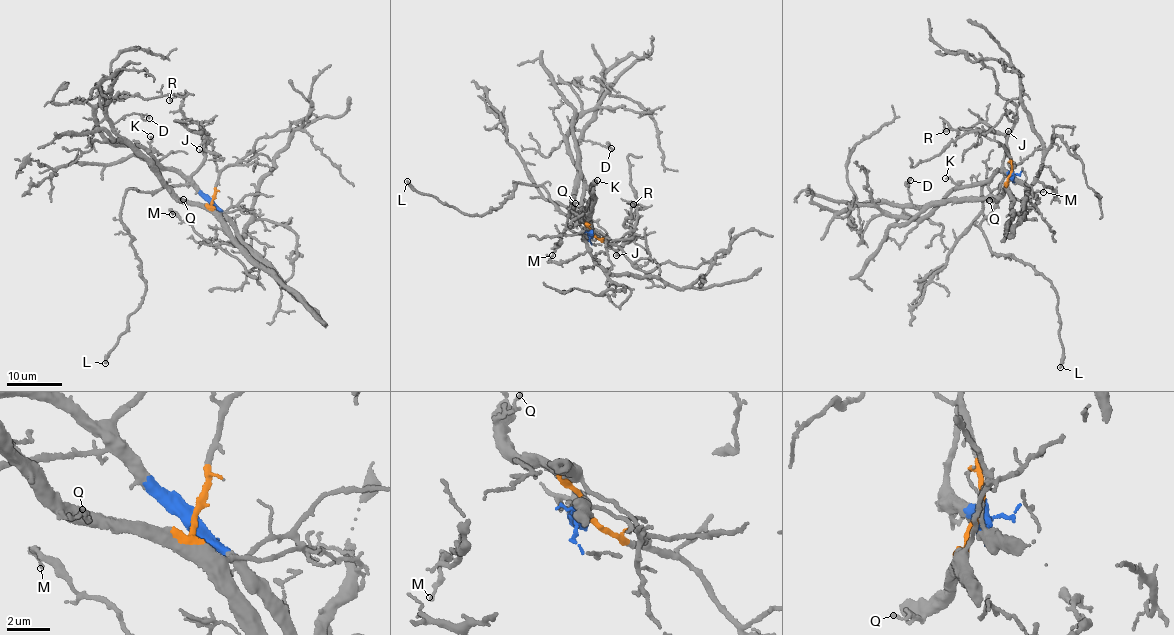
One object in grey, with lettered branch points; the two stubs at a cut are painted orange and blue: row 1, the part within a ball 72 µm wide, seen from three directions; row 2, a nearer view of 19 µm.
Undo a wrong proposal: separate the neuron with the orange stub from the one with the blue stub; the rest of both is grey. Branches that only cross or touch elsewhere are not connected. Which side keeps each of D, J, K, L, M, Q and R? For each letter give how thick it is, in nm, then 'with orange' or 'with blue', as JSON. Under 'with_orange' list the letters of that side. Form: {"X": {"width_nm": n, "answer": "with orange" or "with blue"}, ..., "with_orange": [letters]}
{"D": {"width_nm": 110, "answer": "with orange"}, "J": {"width_nm": 130, "answer": "with blue"}, "K": {"width_nm": 160, "answer": "with blue"}, "L": {"width_nm": 280, "answer": "with blue"}, "M": {"width_nm": 110, "answer": "with blue"}, "Q": {"width_nm": 110, "answer": "with orange"}, "R": {"width_nm": 180, "answer": "with blue"}, "with_orange": ["D", "Q"]}

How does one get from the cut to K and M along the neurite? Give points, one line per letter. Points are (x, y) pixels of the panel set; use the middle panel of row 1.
K: (593, 234), (582, 218), (583, 188), (595, 183), (597, 179)
M: (593, 234), (589, 231), (587, 237), (568, 229), (563, 230), (561, 243), (555, 245), (552, 256)

